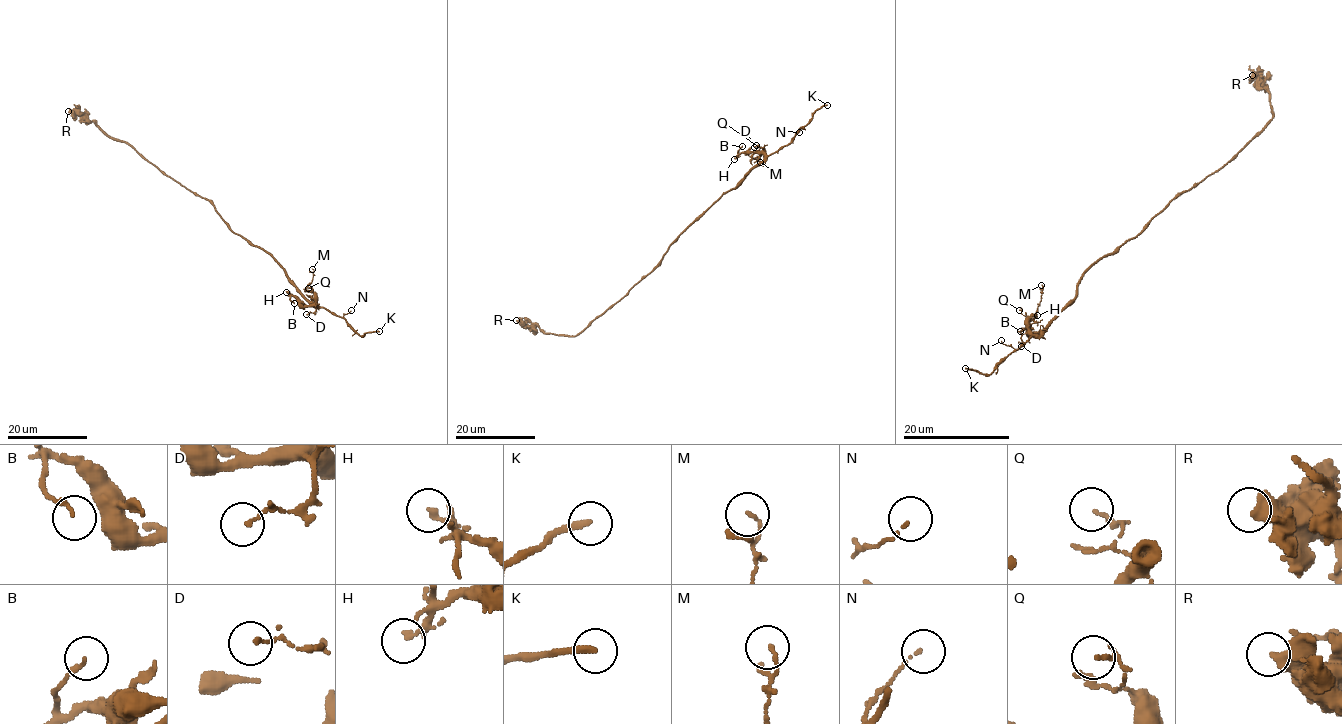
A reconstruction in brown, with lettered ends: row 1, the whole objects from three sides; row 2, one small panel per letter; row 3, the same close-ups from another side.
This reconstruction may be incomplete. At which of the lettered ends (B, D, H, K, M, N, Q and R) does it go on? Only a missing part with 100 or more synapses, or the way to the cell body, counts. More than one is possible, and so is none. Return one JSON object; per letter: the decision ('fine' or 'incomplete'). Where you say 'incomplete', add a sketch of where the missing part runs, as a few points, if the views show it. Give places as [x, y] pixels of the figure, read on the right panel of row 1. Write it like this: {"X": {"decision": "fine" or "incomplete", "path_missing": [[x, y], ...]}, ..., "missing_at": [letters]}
{"B": {"decision": "fine"}, "D": {"decision": "fine"}, "H": {"decision": "fine"}, "K": {"decision": "incomplete", "path_missing": [[965, 368], [960, 371], [943, 368], [932, 374], [922, 387], [924, 410], [922, 433]]}, "M": {"decision": "fine"}, "N": {"decision": "fine"}, "Q": {"decision": "fine"}, "R": {"decision": "fine"}, "missing_at": ["K"]}

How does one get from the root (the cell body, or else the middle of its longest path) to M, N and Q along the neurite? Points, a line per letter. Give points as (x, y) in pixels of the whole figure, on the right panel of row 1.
M: (1143, 229), (1101, 257), (1081, 277), (1077, 294), (1038, 335), (1033, 335), (1029, 319), (1041, 301), (1041, 285)
N: (1143, 229), (1114, 251), (1101, 257), (1081, 277), (1077, 294), (1038, 335), (1033, 335), (1016, 350), (1001, 340)
Q: (1143, 229), (1114, 251), (1101, 257), (1081, 277), (1077, 294), (1038, 335), (1032, 334), (1029, 318), (1019, 310)

